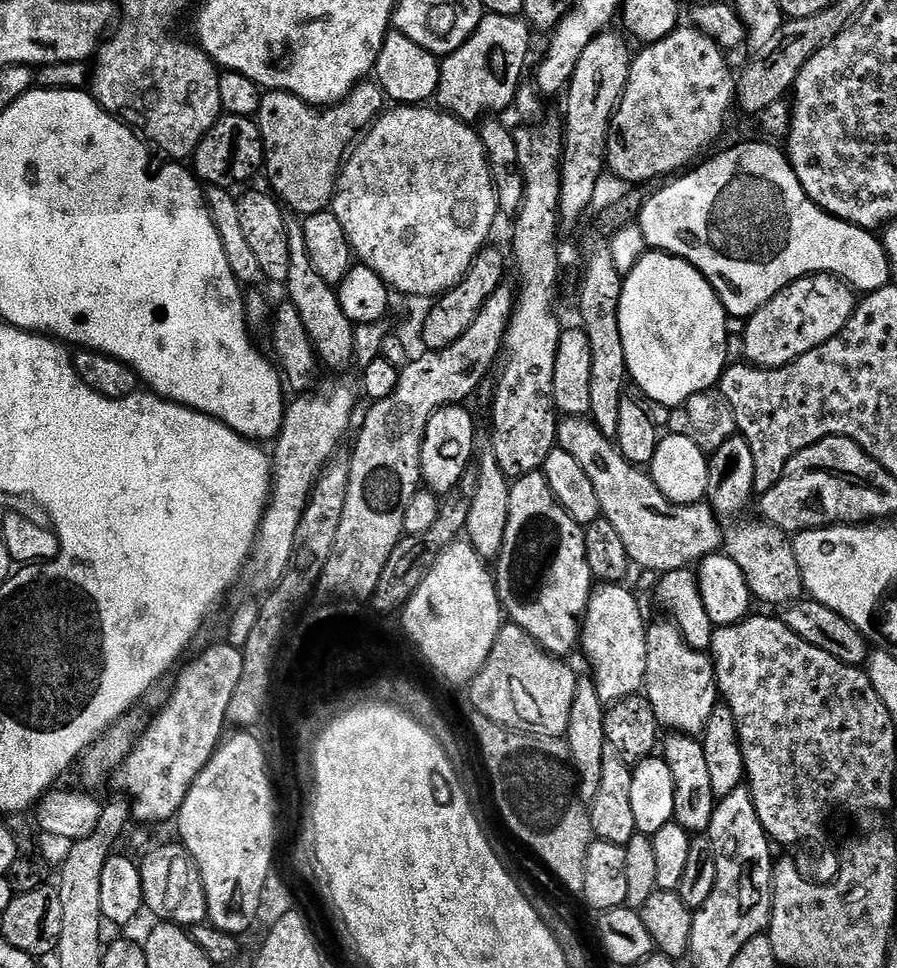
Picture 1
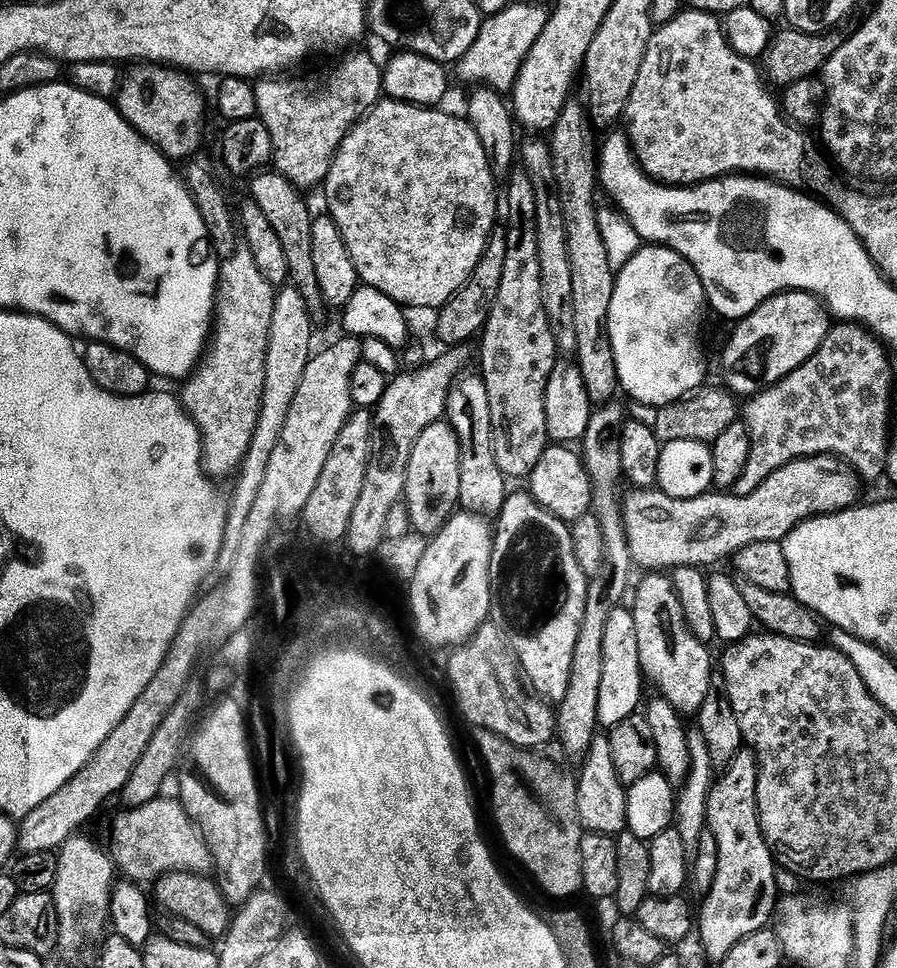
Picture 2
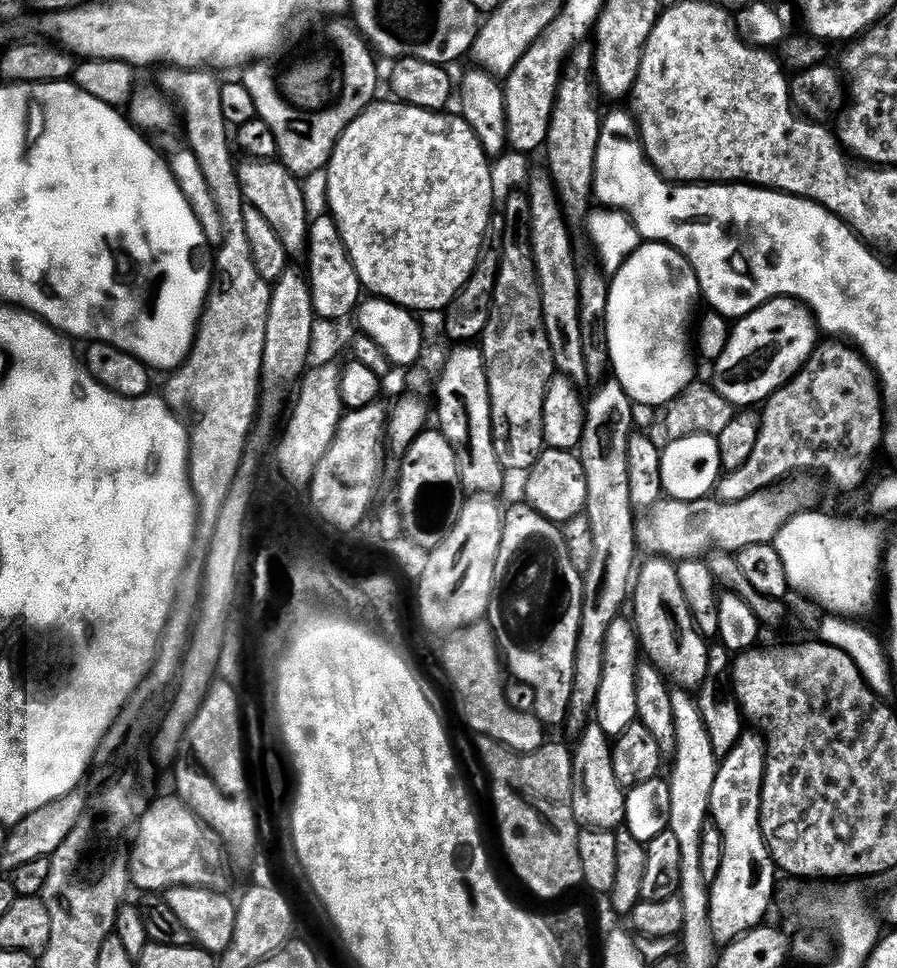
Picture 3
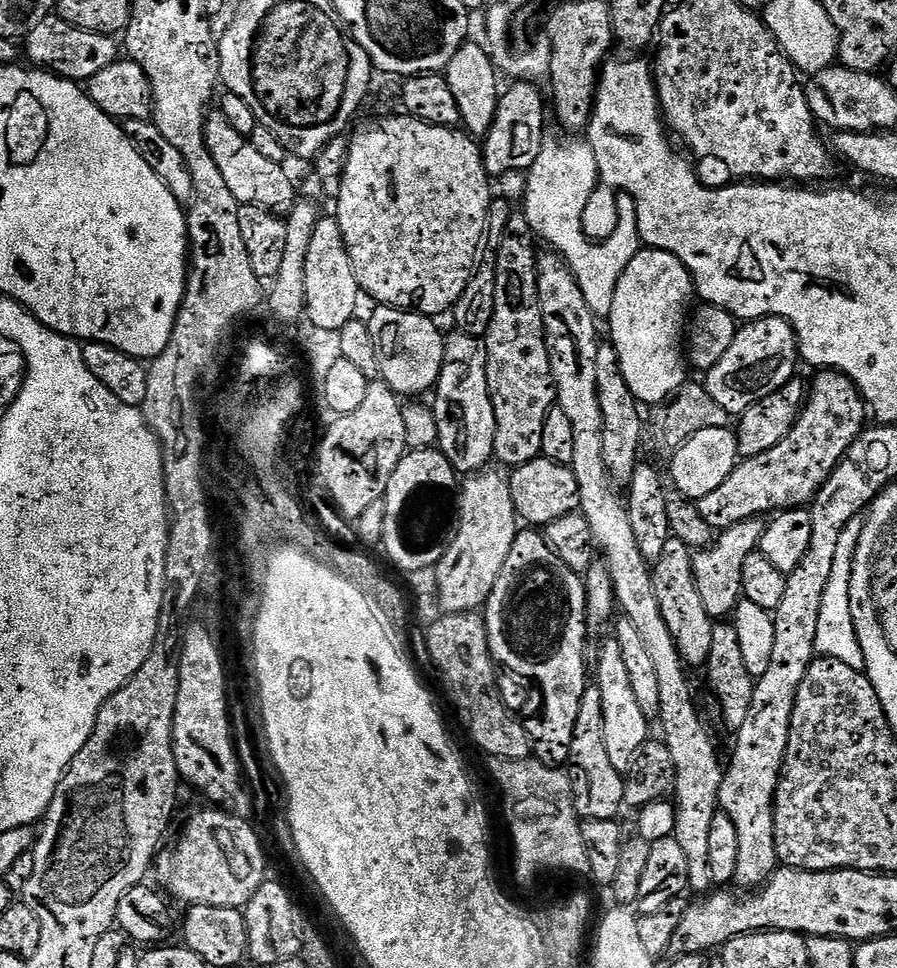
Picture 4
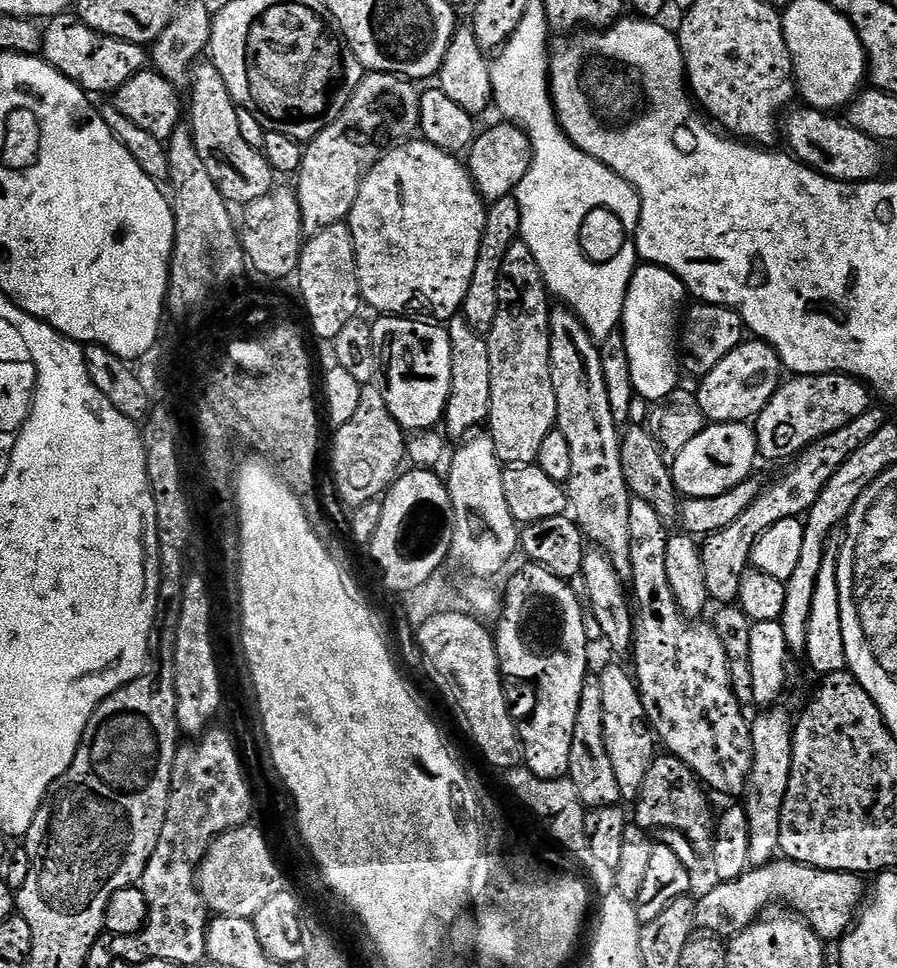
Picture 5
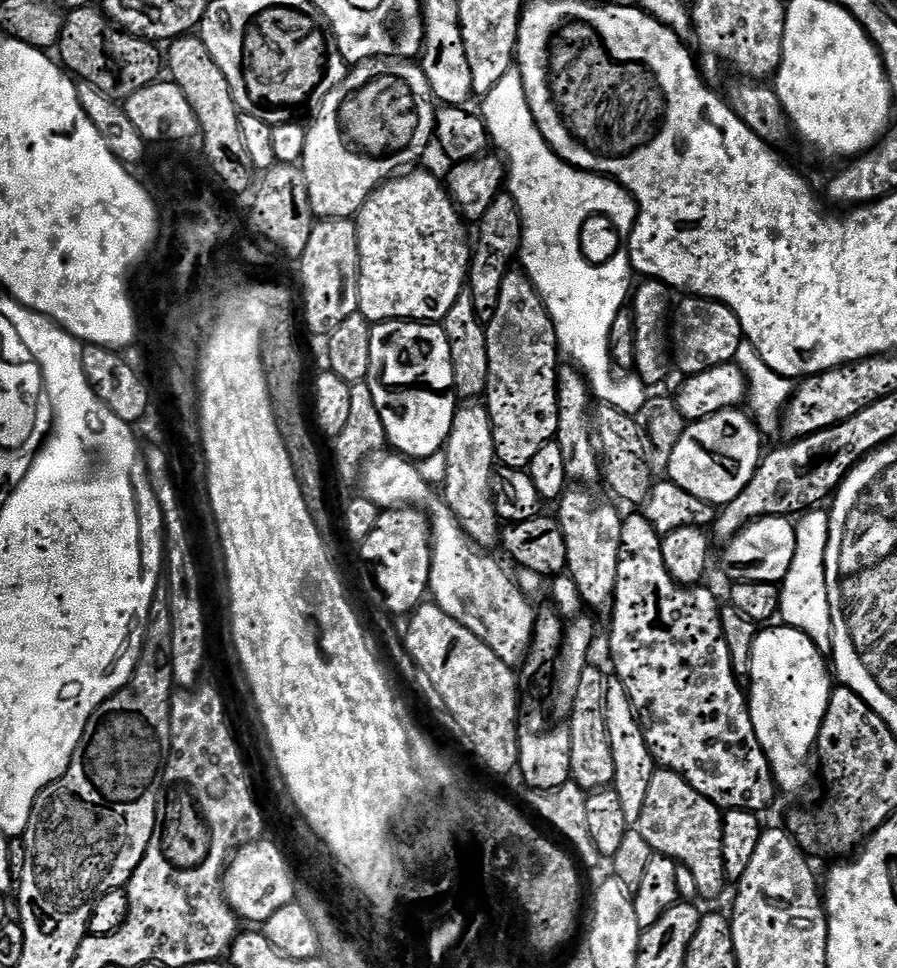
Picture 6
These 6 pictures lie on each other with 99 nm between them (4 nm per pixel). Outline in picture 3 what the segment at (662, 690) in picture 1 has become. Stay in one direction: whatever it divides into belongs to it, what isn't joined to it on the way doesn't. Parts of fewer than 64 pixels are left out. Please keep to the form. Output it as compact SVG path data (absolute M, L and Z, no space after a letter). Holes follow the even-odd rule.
M653 555L648 559L652 560L639 565L630 592L630 608L636 611L634 627L639 647L665 677L676 679L675 683L686 690L699 689L709 672L709 641L696 628L696 619L692 617L682 581L678 578L677 565L663 556Z

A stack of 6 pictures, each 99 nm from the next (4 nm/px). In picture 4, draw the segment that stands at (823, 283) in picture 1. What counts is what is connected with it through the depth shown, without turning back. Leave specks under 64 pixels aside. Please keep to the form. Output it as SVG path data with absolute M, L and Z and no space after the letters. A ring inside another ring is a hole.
M764 316L760 320L749 320L737 327L736 337L716 366L706 372L706 387L710 398L729 414L745 412L754 402L770 398L778 389L785 388L797 375L798 345L796 332L777 316Z

